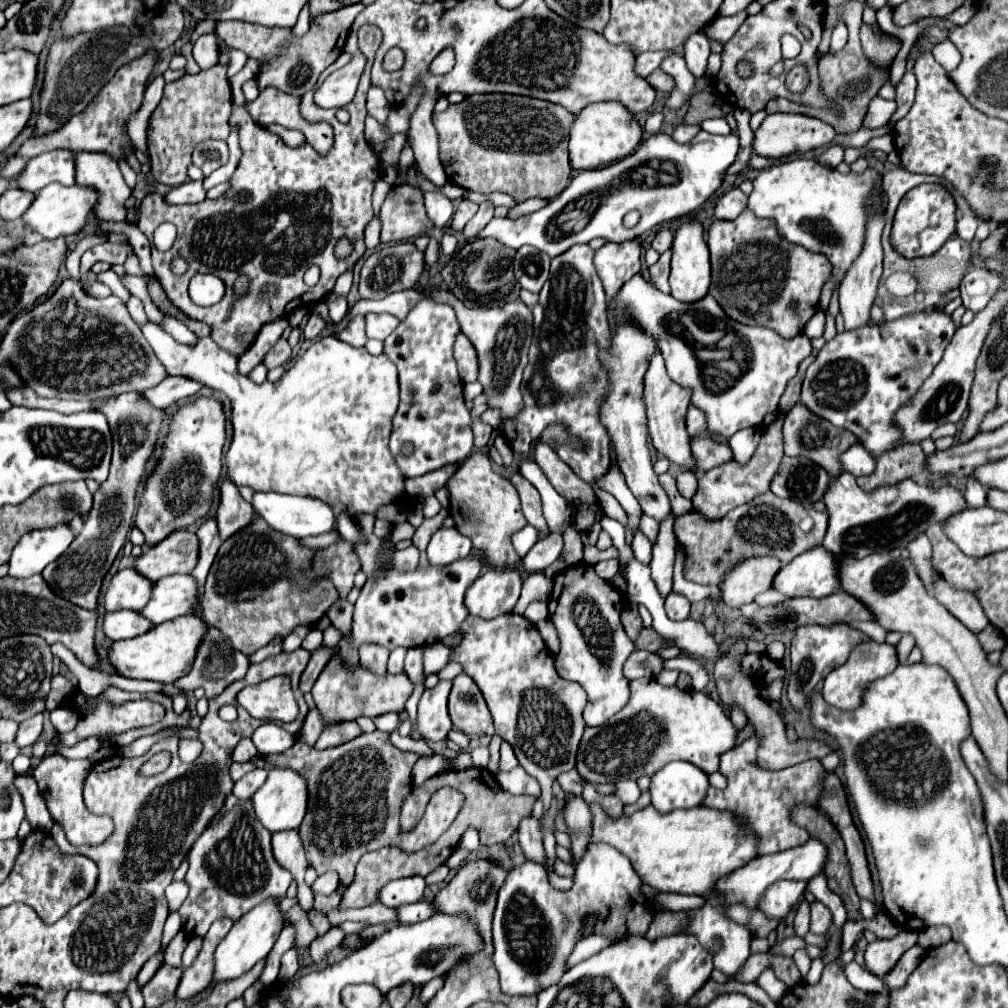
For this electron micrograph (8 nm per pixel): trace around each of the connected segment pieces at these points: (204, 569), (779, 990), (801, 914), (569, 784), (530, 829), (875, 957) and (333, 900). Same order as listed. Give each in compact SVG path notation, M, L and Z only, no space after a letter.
M206 519L200 529L198 529L198 541L200 541L200 553L198 553L198 565L196 569L192 569L192 577L196 577L196 583L200 585L200 589L204 589L204 581L208 575L208 569L222 545L220 537L218 537L218 527L214 519Z
M770 967L760 973L760 977L756 979L756 983L772 997L772 1001L778 1001L788 991L788 987L774 975L774 969L770 969Z
M806 899L800 901L796 915L794 915L794 929L798 937L804 937L808 933L808 925L810 925L810 905Z
M572 769L568 773L562 773L558 779L560 787L566 791L566 793L582 793L582 777L578 777L578 773Z
M530 815L530 817L526 817L526 821L520 821L518 835L520 835L520 847L522 847L524 855L530 861L544 865L544 847L542 847L542 835L540 835L538 819L534 819Z
M900 931L892 939L876 939L866 949L866 969L878 977L884 977L898 959L916 945L916 931Z
M340 885L332 895L316 895L316 903L314 903L314 909L320 911L320 913L328 913L330 909L336 909L340 899L342 899L342 891L346 889L346 885Z

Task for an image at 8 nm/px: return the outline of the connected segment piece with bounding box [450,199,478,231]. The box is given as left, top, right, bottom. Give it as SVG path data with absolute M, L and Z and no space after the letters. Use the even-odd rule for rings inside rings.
M462 199L462 203L458 205L458 209L456 209L454 217L452 217L452 225L450 225L452 231L462 231L464 225L476 215L476 209L478 209L476 203L472 203L468 199Z

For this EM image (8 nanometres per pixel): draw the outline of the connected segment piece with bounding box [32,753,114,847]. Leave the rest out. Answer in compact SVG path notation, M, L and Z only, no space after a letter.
M58 753L54 755L48 755L44 757L36 771L34 771L34 779L40 787L40 793L42 797L46 799L46 805L48 805L48 811L52 815L52 819L56 823L60 823L64 827L64 833L66 833L66 839L72 843L72 845L102 845L110 835L112 835L112 819L110 817L98 817L94 813L90 813L84 805L84 799L82 799L82 785L84 785L84 779L88 777L90 773L90 761L88 759L66 759Z

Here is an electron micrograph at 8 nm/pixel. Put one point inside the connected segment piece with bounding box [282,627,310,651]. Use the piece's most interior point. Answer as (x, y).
(293, 641)

